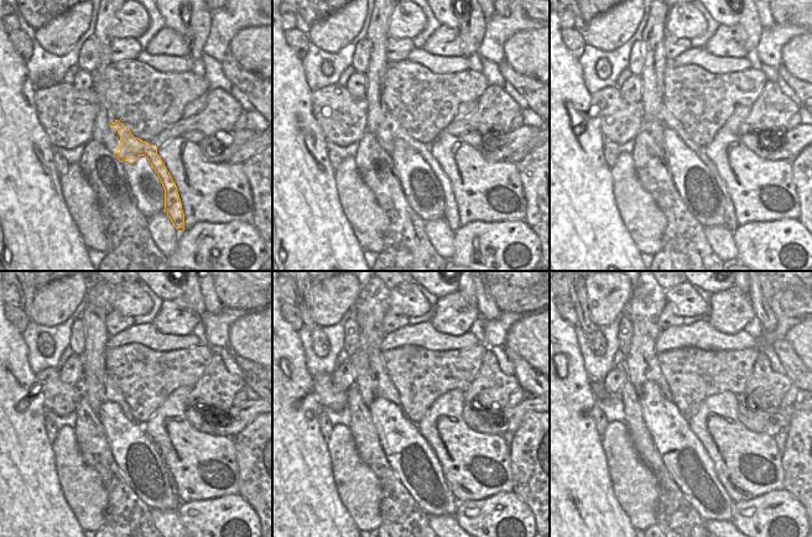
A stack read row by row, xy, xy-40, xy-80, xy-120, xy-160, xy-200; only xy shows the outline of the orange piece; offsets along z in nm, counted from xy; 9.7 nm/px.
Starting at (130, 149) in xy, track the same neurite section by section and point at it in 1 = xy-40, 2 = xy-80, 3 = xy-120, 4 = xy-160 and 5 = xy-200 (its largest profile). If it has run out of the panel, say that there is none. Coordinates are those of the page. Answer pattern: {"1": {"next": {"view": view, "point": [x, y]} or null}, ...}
{"1": {"next": {"view": "xy-40", "point": [451, 209]}}, "2": {"next": {"view": "xy-80", "point": [666, 118]}}, "3": {"next": {"view": "xy-120", "point": [114, 394]}}, "4": {"next": {"view": "xy-160", "point": [374, 369]}}, "5": {"next": {"view": "xy-200", "point": [638, 370]}}}

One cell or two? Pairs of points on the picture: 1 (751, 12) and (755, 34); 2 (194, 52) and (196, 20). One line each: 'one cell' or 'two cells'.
1: one cell
2: one cell

